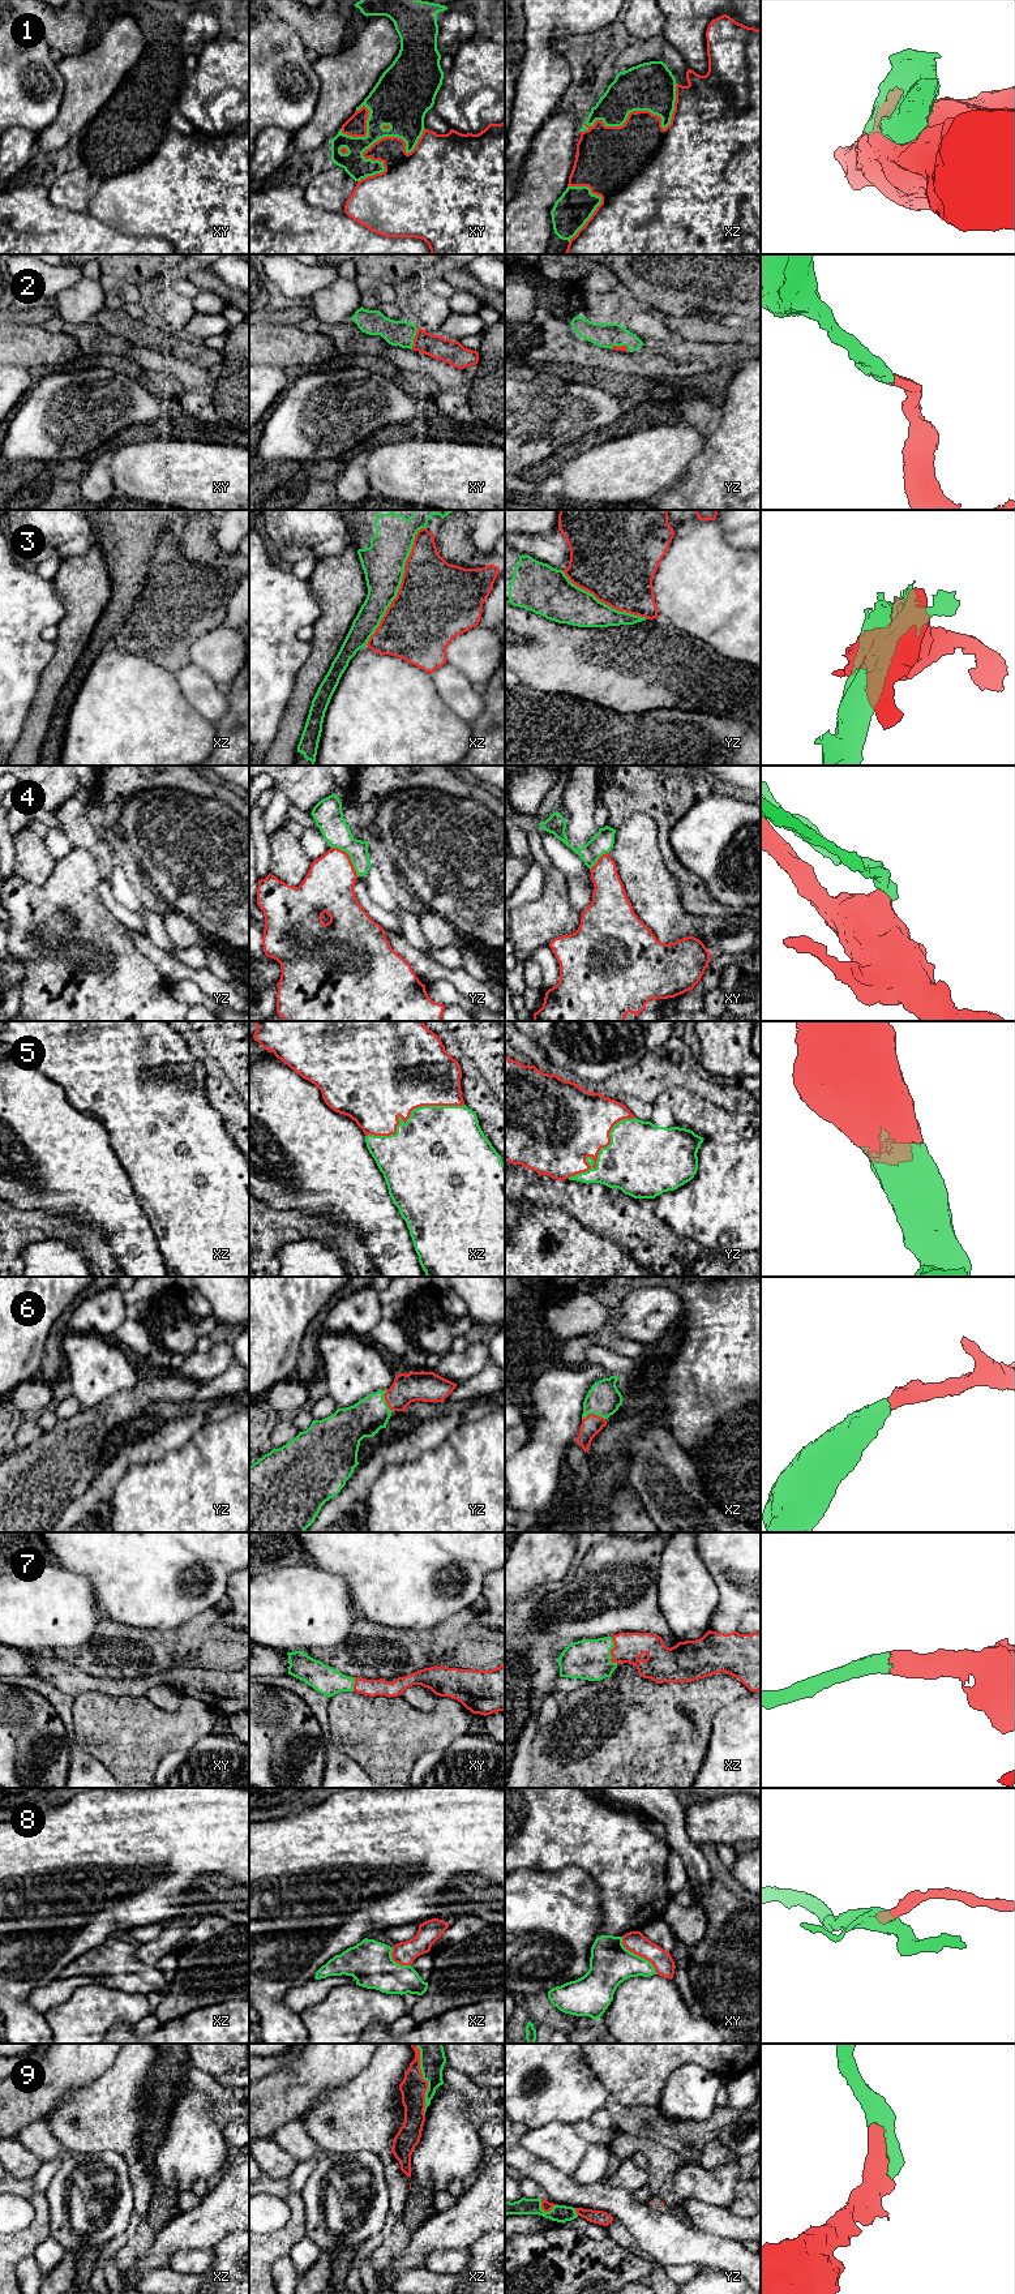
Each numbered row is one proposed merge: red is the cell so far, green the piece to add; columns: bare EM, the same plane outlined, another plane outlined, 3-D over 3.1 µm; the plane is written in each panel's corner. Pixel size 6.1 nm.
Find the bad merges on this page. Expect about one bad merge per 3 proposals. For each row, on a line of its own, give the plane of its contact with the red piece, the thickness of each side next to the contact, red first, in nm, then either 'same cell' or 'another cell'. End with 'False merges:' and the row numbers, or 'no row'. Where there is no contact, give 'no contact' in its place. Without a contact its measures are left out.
1: xz | 380/300 nm | another cell
2: xy | 140/160 nm | same cell
3: xz | 480/260 nm | another cell
4: yz | 300/170 nm | another cell
5: xz | 460/480 nm | same cell
6: xz | 120/200 nm | same cell
7: xz | 180/260 nm | same cell
8: xy | 140/260 nm | another cell
9: xz | 160/160 nm | same cell
False merges: 1, 3, 4, 8

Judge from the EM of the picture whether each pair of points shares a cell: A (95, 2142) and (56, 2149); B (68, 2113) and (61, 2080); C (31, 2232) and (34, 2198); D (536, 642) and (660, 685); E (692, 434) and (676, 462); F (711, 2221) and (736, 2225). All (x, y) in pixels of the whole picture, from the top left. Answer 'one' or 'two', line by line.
A: two
B: two
C: one
D: one
E: one
F: one

